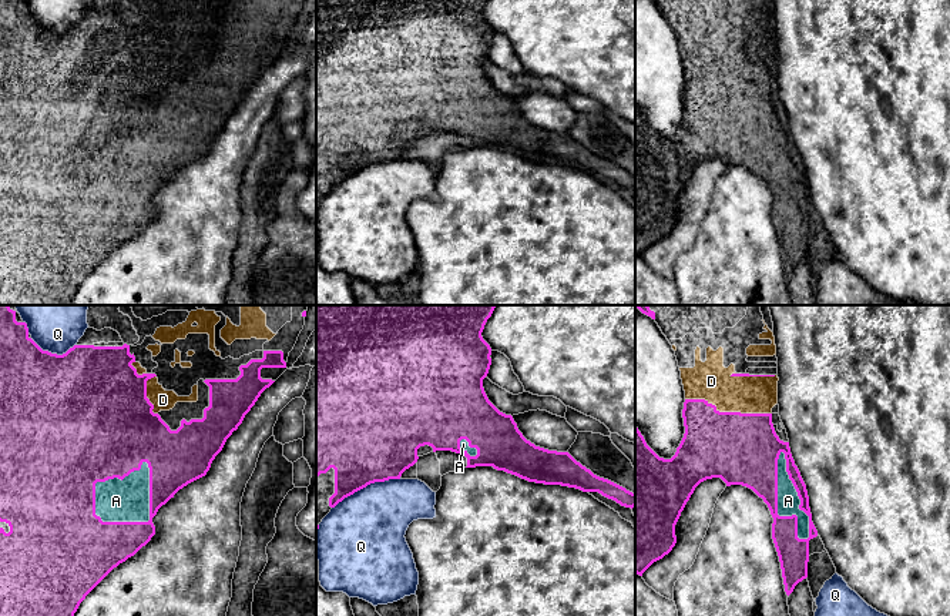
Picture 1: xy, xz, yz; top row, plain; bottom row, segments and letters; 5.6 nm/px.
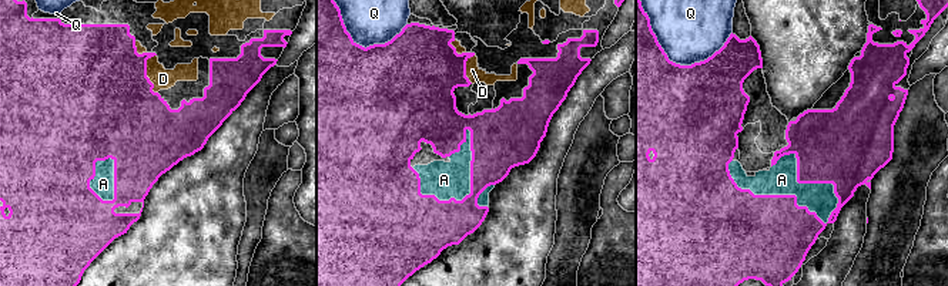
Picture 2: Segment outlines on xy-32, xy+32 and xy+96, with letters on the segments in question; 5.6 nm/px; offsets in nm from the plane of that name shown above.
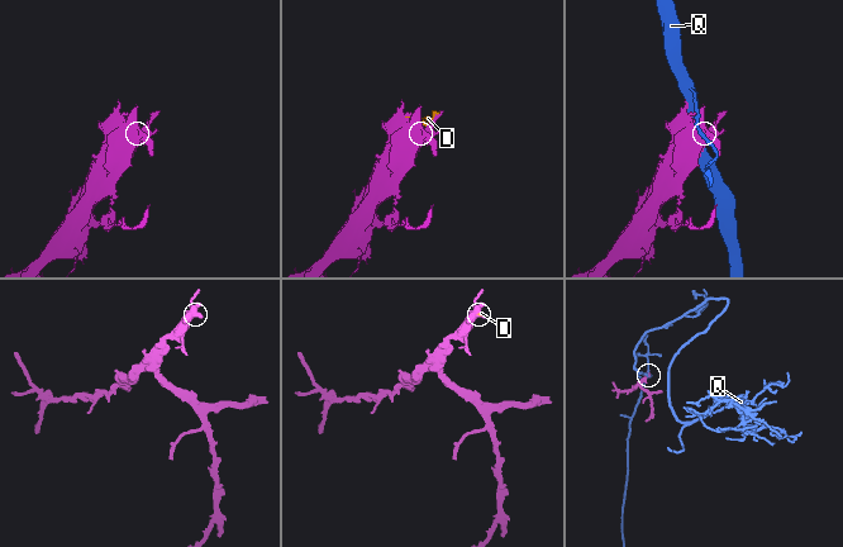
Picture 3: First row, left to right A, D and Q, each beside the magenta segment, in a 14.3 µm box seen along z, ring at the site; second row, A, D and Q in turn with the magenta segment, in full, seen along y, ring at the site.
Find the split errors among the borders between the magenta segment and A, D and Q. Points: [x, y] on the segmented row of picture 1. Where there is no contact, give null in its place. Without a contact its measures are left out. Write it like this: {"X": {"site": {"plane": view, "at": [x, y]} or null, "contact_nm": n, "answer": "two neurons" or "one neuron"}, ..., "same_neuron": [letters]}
{"A": {"site": {"plane": "yz", "at": [798, 495]}, "contact_nm": 500, "answer": "one neuron"}, "D": {"site": {"plane": "yz", "at": [728, 412]}, "contact_nm": 500, "answer": "one neuron"}, "Q": {"site": {"plane": "xz", "at": [366, 485]}, "contact_nm": 420, "answer": "two neurons"}, "same_neuron": ["A", "D"]}

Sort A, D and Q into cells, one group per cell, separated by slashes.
A D / Q

